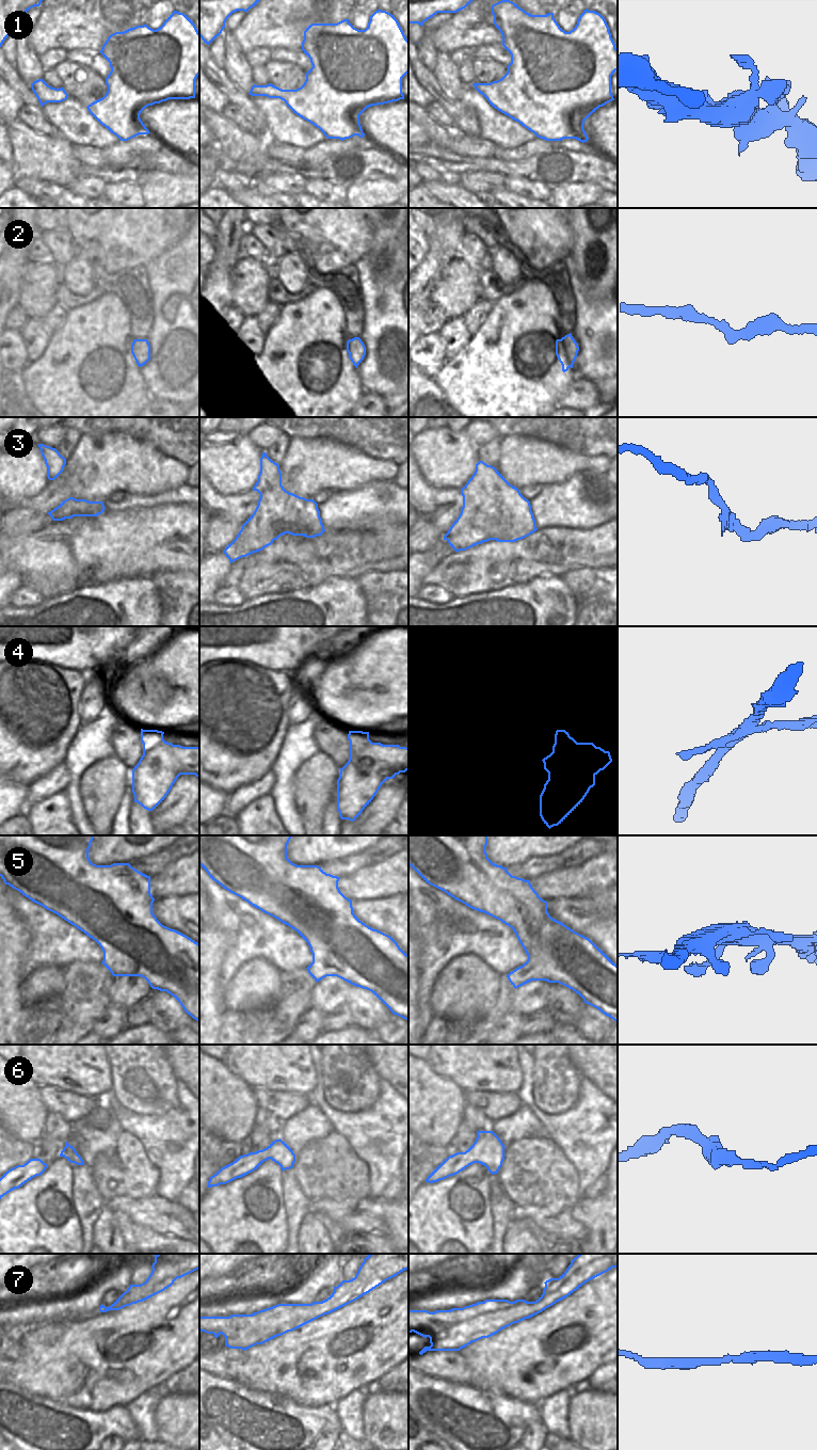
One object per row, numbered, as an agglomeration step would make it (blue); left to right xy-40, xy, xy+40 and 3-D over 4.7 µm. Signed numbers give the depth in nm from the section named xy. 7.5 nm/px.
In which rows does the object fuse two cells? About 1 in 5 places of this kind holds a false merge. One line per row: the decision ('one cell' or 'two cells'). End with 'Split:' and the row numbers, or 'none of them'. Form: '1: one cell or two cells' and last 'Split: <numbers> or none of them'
1: one cell
2: one cell
3: one cell
4: two cells
5: one cell
6: one cell
7: one cell
Split: 4

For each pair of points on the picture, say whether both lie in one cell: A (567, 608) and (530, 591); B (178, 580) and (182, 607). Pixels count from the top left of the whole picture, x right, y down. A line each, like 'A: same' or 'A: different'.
A: same
B: same

